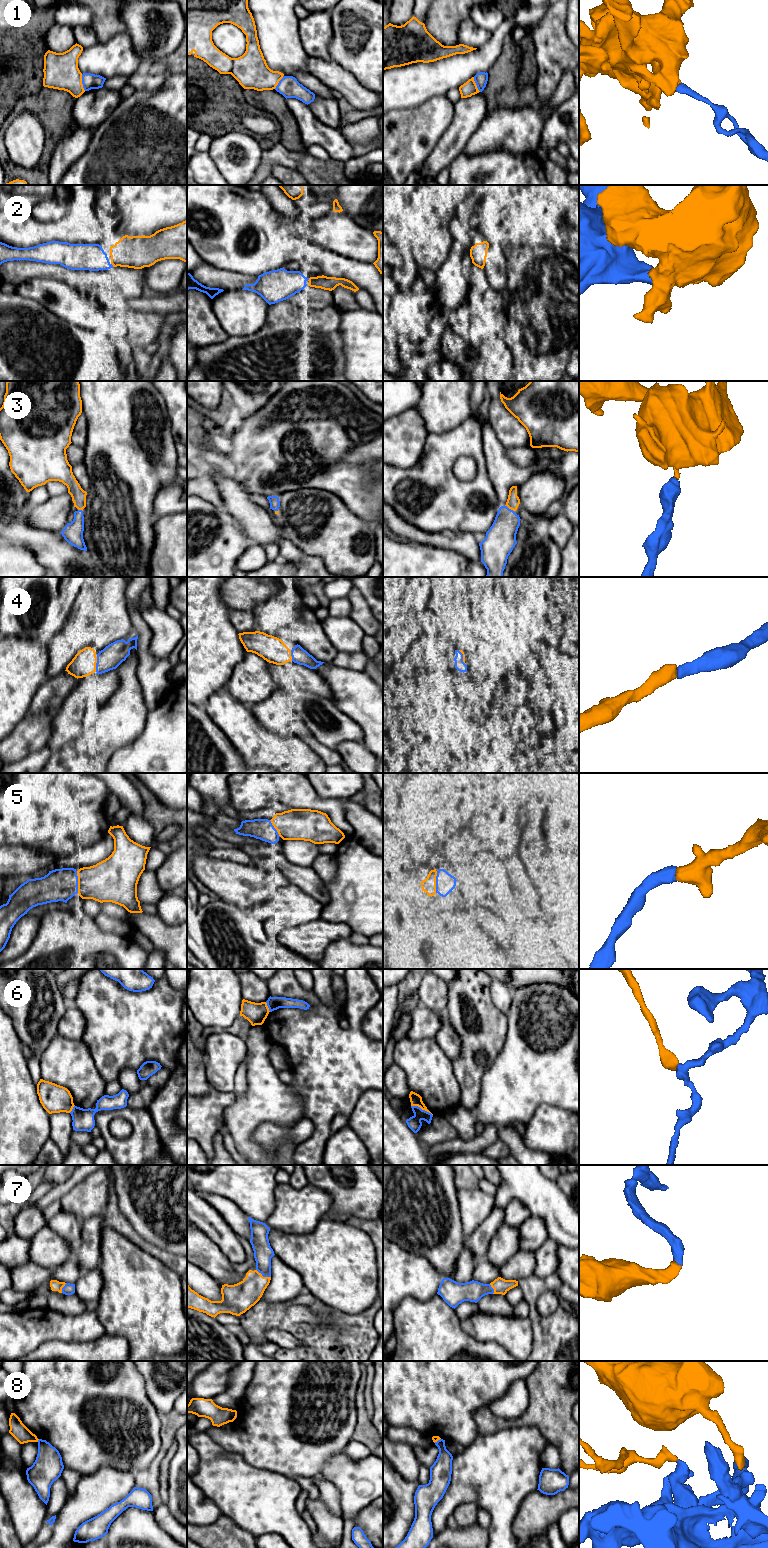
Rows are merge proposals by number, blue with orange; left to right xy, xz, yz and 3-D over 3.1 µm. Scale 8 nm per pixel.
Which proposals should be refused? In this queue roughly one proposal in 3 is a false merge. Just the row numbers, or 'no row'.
1, 6, 8

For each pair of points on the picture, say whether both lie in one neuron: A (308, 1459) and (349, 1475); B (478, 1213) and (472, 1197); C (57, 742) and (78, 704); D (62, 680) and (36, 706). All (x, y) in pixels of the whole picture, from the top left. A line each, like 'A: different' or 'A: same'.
A: different
B: same
C: same
D: same

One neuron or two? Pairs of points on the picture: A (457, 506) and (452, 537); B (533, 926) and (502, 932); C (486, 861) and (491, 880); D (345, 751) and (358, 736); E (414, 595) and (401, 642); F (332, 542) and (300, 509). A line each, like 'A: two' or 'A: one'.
A: two
B: two
C: one
D: two
E: one
F: one

